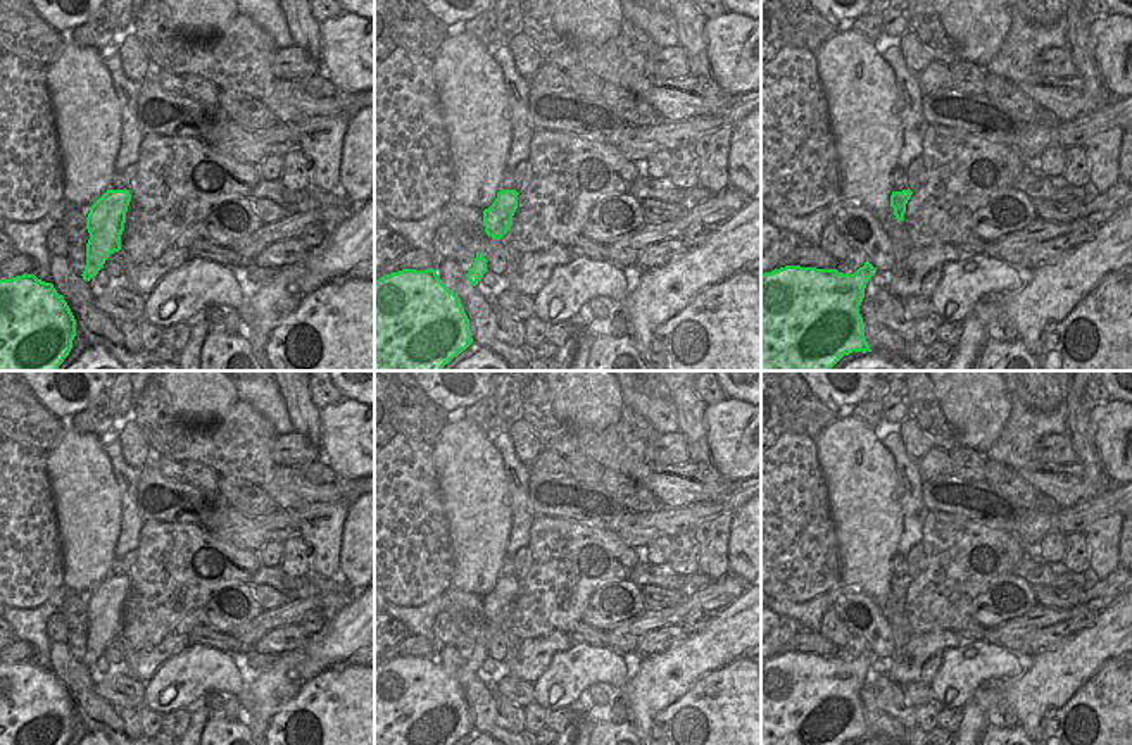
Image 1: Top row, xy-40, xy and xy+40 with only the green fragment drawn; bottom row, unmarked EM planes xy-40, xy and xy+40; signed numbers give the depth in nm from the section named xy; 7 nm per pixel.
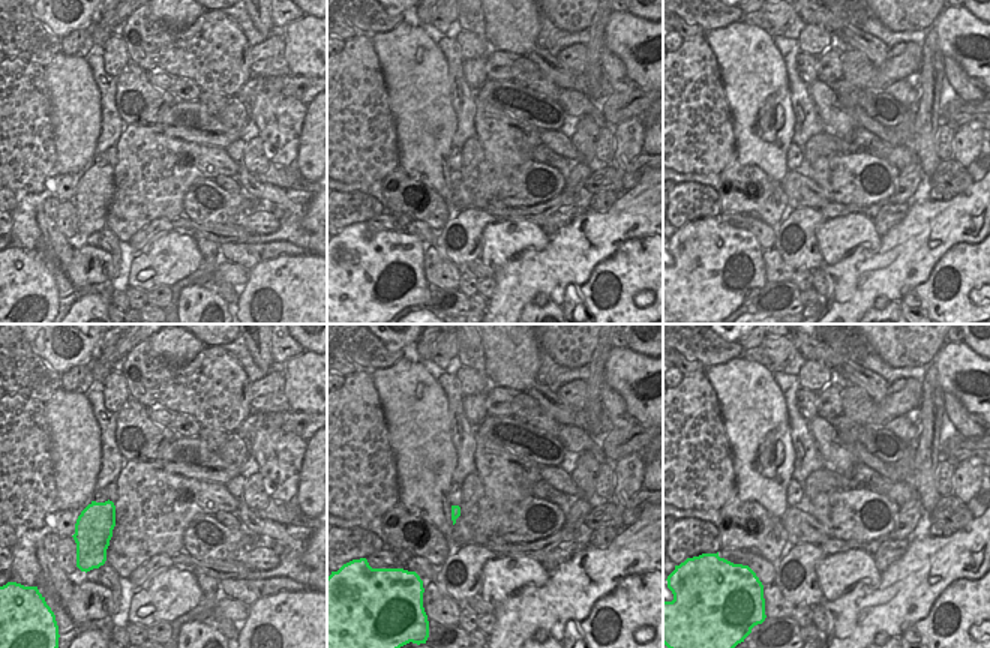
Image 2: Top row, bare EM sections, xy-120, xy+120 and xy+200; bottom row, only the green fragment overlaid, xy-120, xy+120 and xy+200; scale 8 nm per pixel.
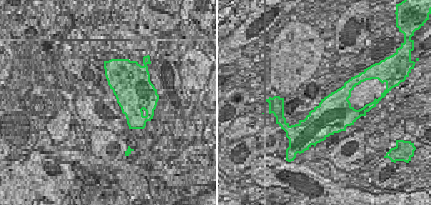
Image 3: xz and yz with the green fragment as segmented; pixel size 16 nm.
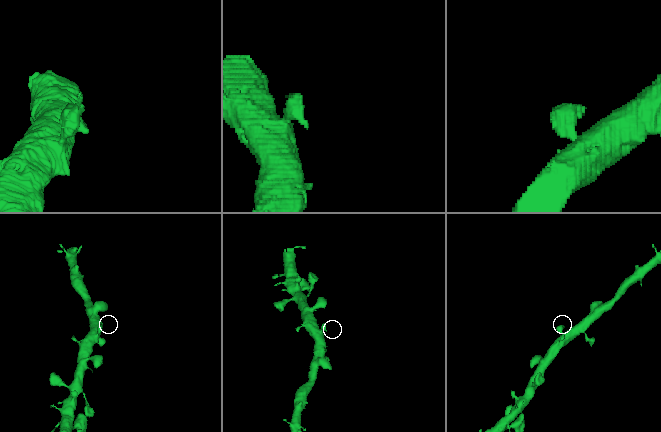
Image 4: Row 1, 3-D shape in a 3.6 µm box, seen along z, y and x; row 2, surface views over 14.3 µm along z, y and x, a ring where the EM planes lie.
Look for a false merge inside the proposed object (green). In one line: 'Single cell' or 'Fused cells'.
Single cell.

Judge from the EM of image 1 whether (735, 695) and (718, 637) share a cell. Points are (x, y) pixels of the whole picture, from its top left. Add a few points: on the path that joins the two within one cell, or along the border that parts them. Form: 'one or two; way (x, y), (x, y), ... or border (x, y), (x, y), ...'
two; border (741, 656), (704, 673), (692, 685)

